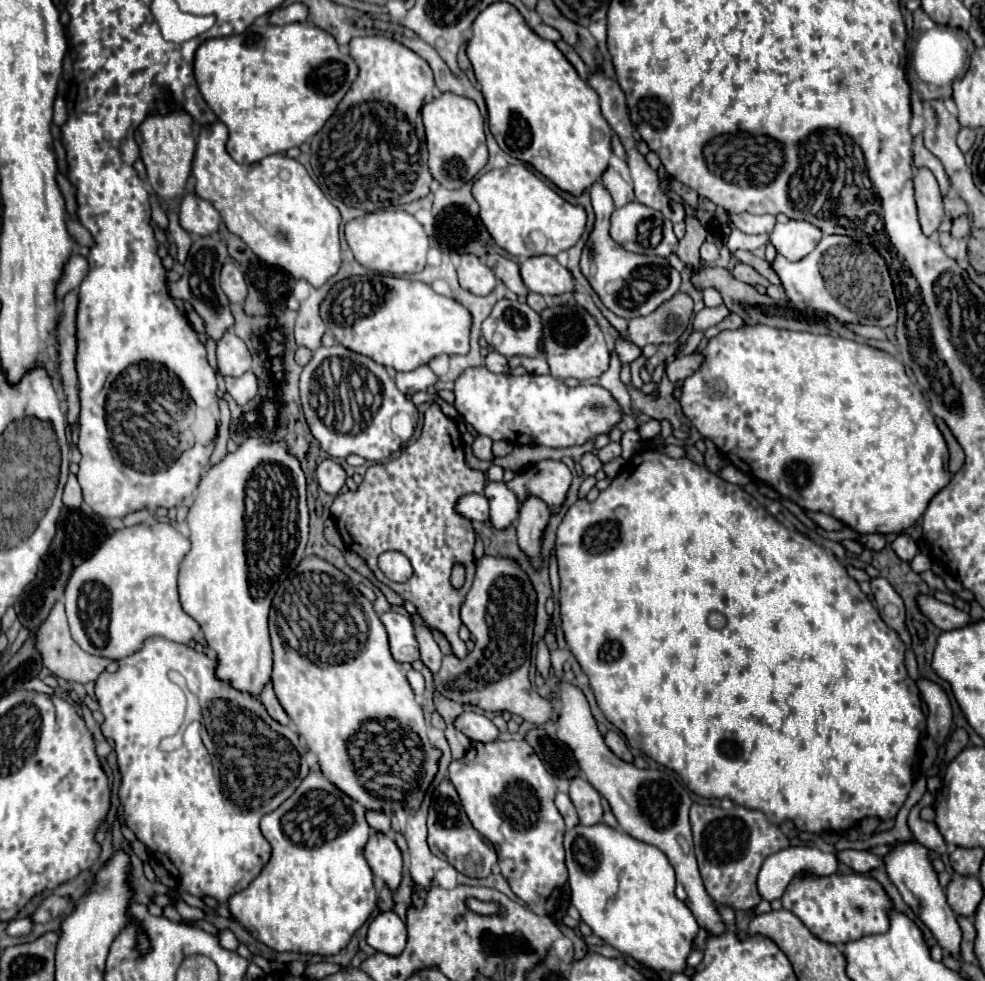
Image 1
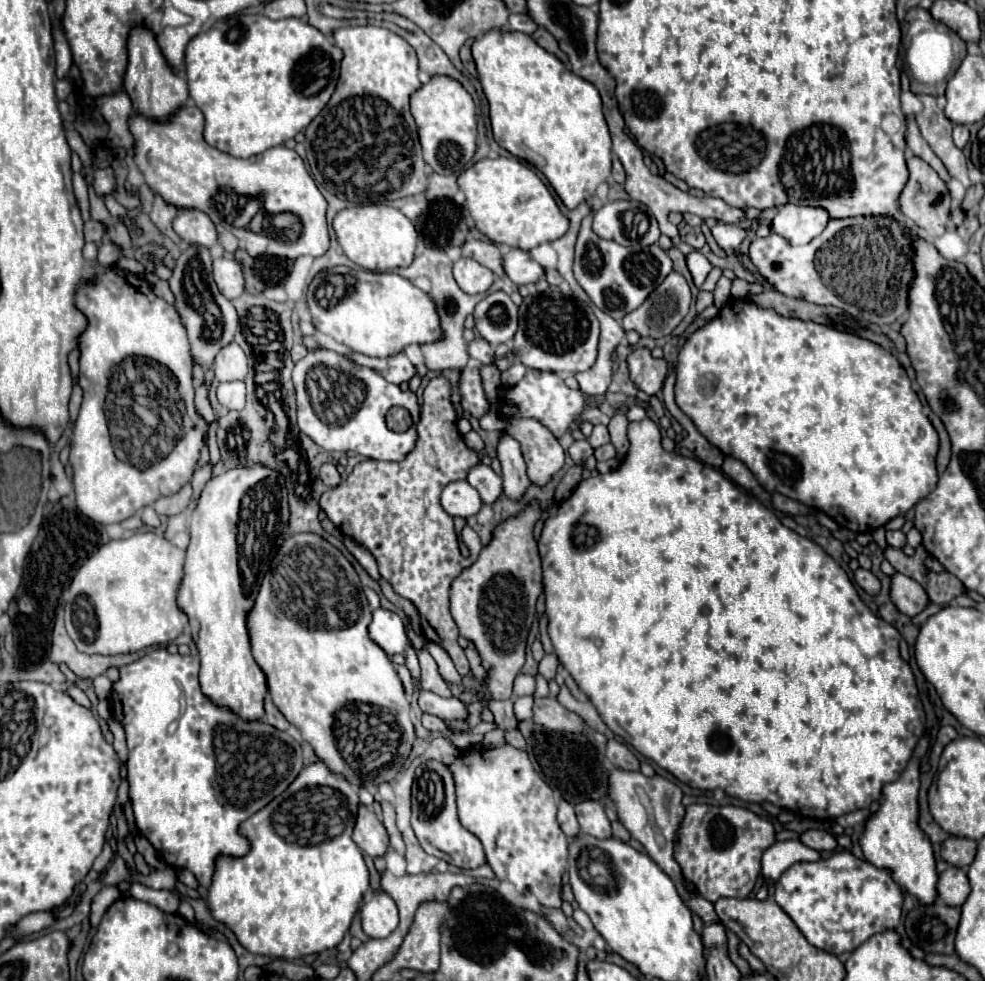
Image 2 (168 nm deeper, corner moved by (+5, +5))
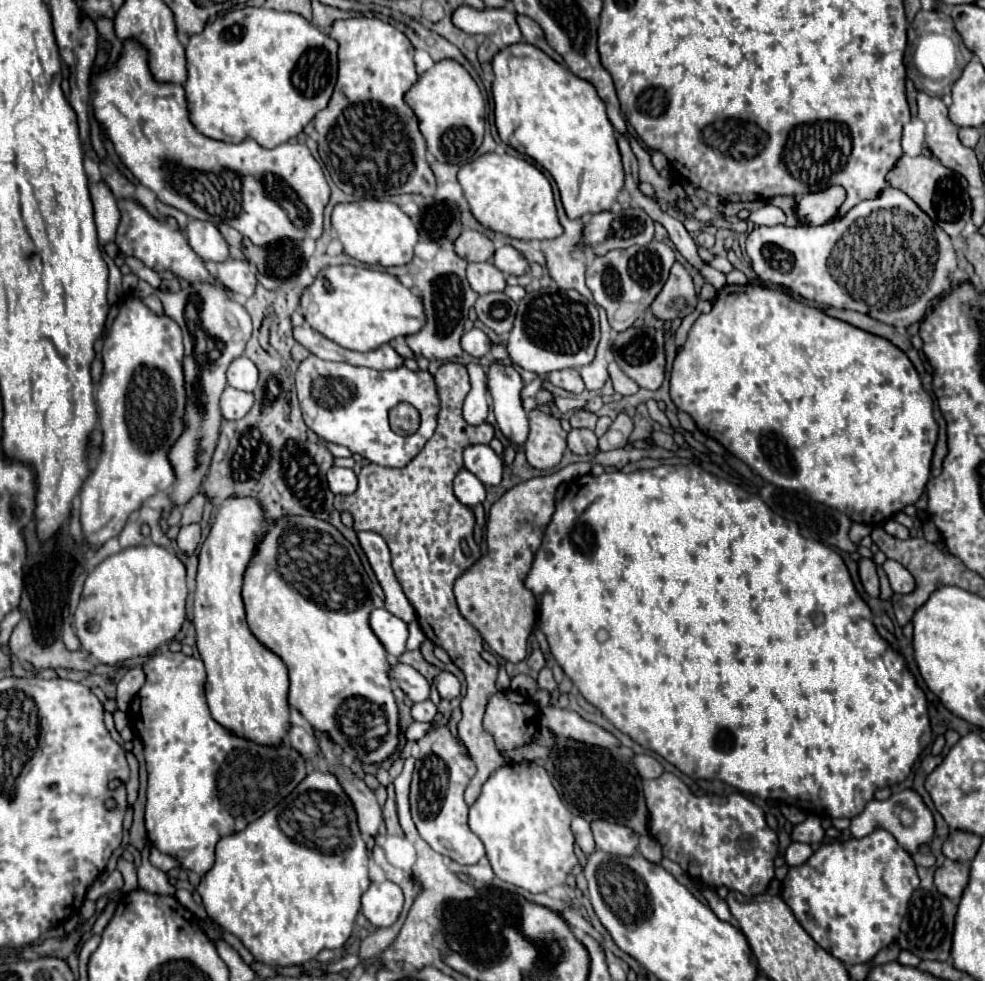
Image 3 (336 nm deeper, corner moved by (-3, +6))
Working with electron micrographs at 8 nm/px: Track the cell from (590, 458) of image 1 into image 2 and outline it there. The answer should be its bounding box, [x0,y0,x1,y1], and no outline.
[567,439,593,463]

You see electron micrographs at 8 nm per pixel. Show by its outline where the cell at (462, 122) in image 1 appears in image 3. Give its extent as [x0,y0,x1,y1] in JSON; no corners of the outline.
[405,60,485,164]

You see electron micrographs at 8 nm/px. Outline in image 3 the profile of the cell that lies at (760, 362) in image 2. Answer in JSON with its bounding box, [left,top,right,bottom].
[671,286,937,524]

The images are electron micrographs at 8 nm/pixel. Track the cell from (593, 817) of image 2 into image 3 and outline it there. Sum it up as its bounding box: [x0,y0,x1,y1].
[591,820,639,856]

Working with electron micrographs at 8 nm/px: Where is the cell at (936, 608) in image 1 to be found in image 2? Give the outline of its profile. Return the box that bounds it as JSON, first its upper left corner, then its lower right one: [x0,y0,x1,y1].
[889,573,929,617]

